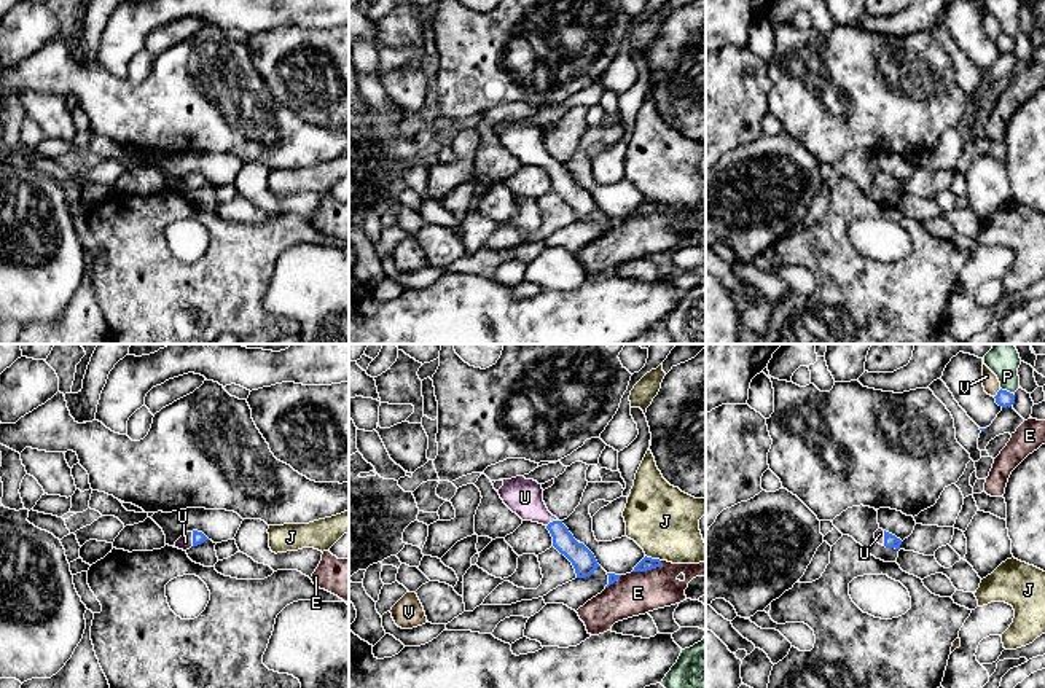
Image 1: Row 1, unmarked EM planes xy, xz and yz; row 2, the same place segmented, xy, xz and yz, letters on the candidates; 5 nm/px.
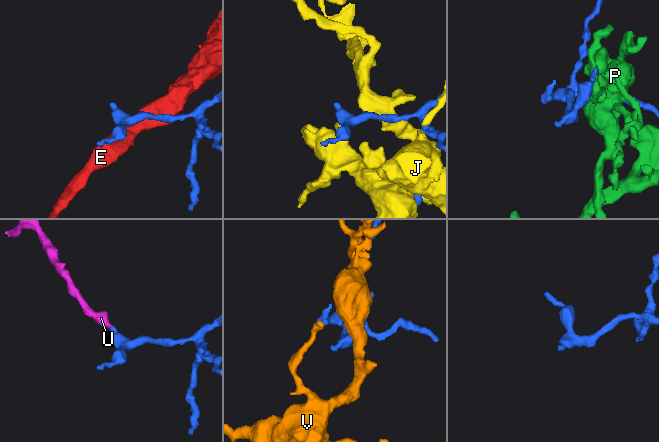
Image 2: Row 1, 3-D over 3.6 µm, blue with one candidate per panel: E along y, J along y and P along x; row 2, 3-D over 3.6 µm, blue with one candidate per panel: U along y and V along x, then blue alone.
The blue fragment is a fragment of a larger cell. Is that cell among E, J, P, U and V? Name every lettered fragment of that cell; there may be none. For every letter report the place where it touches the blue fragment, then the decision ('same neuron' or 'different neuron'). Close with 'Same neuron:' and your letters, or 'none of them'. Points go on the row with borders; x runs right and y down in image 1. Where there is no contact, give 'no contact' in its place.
E: contact xz (647, 569); different neuron
J: contact xz (653, 559); different neuron
P: contact yz (1005, 390); different neuron
U: contact xy (193, 539); same neuron
V: contact yz (998, 394); different neuron
Same neuron: U

